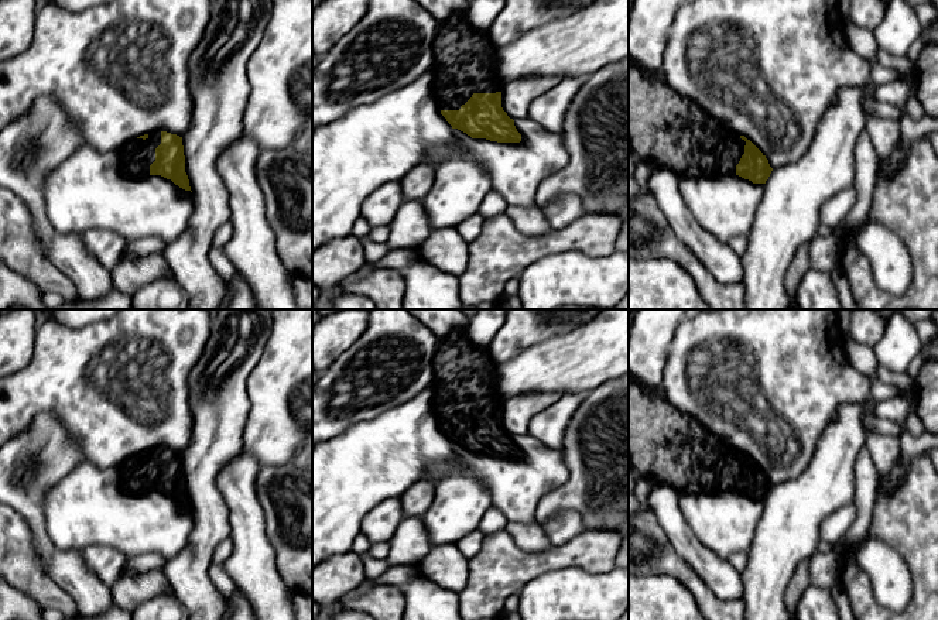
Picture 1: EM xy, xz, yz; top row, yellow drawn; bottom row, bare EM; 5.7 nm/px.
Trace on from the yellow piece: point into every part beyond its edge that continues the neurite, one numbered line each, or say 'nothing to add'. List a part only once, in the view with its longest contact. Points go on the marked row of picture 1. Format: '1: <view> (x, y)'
1: xz (465, 60)

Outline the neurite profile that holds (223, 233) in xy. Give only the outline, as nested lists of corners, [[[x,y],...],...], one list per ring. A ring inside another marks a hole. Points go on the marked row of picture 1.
[[[226,222],[222,226],[219,226],[219,229],[215,232],[213,236],[212,249],[213,247],[223,249],[230,240],[232,234],[233,234],[233,226],[230,222]]]

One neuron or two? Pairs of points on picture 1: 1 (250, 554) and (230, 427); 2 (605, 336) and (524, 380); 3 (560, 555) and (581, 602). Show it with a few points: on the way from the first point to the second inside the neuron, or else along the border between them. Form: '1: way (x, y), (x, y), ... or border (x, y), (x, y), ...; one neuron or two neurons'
1: border (243, 452), (219, 472), (216, 486); two neurons
2: way (585, 356), (575, 363), (544, 367); one neuron
3: border (598, 572), (553, 568), (534, 578); two neurons

